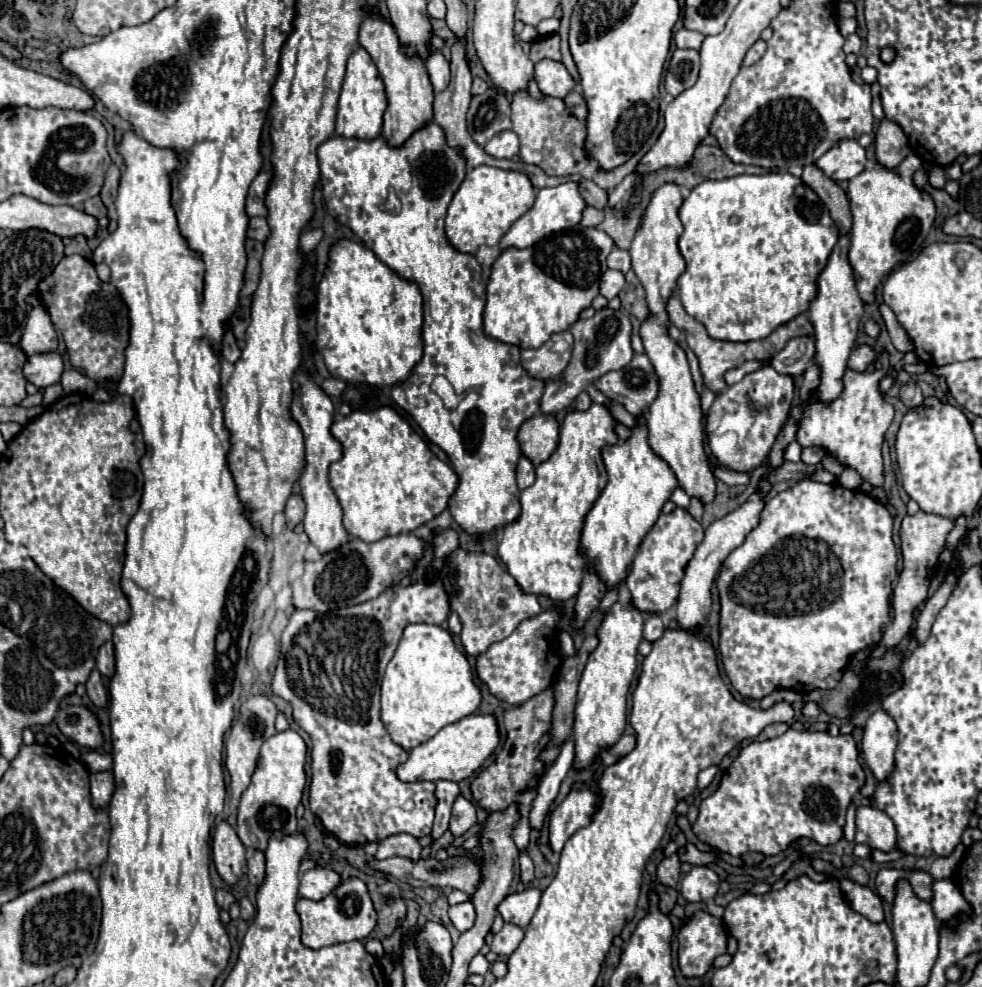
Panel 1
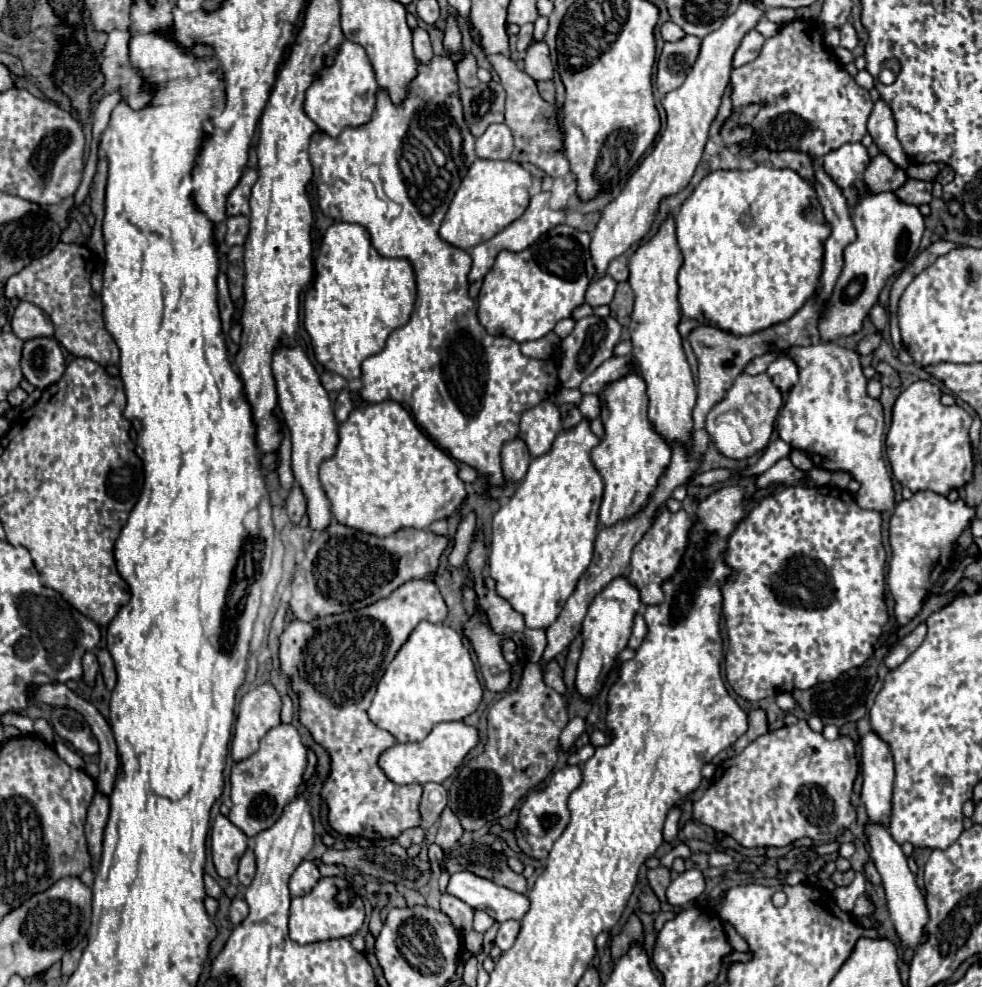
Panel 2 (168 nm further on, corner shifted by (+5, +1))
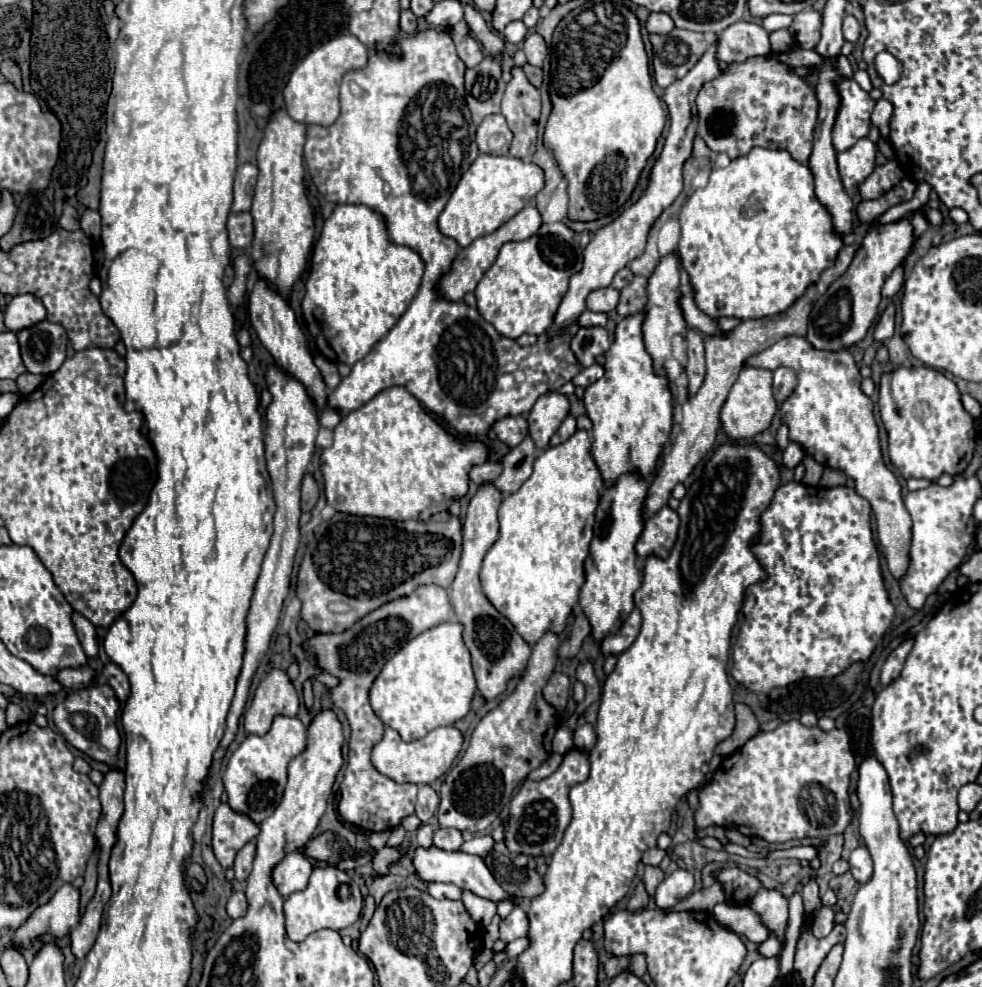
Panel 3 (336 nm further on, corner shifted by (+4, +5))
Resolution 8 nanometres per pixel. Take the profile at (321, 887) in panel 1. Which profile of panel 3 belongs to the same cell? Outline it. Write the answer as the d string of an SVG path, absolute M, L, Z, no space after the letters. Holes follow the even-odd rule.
M292 852L280 864L276 864L274 884L280 890L280 894L286 898L286 896L306 888L312 868L314 866L310 864L310 860L302 852Z

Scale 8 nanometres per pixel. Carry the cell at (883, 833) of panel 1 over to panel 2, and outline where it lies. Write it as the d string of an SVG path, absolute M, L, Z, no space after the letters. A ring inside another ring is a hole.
M867 824L867 834L869 834L869 844L871 844L871 858L883 878L883 888L887 894L891 922L893 922L895 932L901 938L901 944L905 948L905 958L911 960L915 946L925 942L925 924L929 920L925 898L923 898L919 886L915 884L913 872L907 866L907 856L903 854L901 846L891 838L887 828L881 824Z

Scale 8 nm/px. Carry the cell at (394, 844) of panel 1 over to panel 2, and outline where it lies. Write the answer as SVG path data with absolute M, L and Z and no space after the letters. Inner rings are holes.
M417 826L417 828L405 830L405 832L397 838L397 842L399 842L403 848L409 848L411 844L421 844L421 842L423 842L423 828Z

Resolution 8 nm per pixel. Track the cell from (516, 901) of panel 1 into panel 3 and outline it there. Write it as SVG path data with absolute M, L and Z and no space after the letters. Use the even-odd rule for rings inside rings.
M434 846L430 850L416 848L414 850L414 866L416 866L416 874L424 882L450 882L450 884L456 884L460 890L470 890L472 894L476 894L480 898L486 898L486 900L492 900L496 904L502 902L502 900L510 900L516 906L524 902L522 896L514 896L514 894L506 892L494 880L494 876L490 874L490 870L486 868L486 864L482 862L480 856L470 856L470 854L464 854L464 852L442 852Z

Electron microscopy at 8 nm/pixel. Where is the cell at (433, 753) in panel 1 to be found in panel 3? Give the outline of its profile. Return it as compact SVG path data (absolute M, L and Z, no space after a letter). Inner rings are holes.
M440 726L432 732L428 732L424 738L414 740L414 742L404 742L398 732L392 728L386 728L384 738L374 746L372 750L372 764L376 770L394 782L414 782L414 784L430 784L436 778L440 778L452 762L456 760L458 752L462 750L462 732L454 726Z

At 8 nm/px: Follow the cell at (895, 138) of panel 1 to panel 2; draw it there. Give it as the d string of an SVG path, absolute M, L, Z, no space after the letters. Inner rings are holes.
M883 154L873 158L863 174L863 182L869 184L869 192L893 192L901 188L905 180L907 174Z

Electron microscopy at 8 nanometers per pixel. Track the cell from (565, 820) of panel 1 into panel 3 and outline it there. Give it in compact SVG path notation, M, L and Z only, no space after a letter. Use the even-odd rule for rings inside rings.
M572 748L564 754L564 760L554 774L550 774L548 778L540 782L524 780L518 794L510 802L510 816L506 824L506 836L504 836L508 850L526 854L526 856L550 856L560 844L562 834L572 820L568 792L574 784L580 784L582 780L586 780L588 774L590 774L588 754Z

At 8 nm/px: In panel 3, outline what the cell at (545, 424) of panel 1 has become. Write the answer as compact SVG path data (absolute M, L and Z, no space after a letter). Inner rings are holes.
M548 392L540 396L534 404L534 408L528 414L528 428L530 436L538 450L544 450L562 424L562 420L568 416L568 398L558 392Z

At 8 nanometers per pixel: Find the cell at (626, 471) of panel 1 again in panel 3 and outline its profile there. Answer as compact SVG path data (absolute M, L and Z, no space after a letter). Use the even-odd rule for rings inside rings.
M644 312L632 314L624 318L614 334L614 342L610 350L606 352L606 364L604 364L604 376L590 384L584 392L584 404L588 418L594 424L594 440L592 440L592 456L594 462L604 478L604 484L610 488L610 484L616 484L616 480L622 474L638 472L642 476L650 476L650 472L656 470L656 464L660 456L664 454L664 448L668 446L672 426L674 426L674 408L672 408L672 392L668 388L668 380L662 376L656 376L652 370L652 358L644 348L642 340L642 320Z

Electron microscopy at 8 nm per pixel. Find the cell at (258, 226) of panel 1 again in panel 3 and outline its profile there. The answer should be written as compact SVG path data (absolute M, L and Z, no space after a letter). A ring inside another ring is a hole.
M248 212L230 214L226 222L226 230L228 230L228 240L232 248L248 248L254 236L252 216Z

